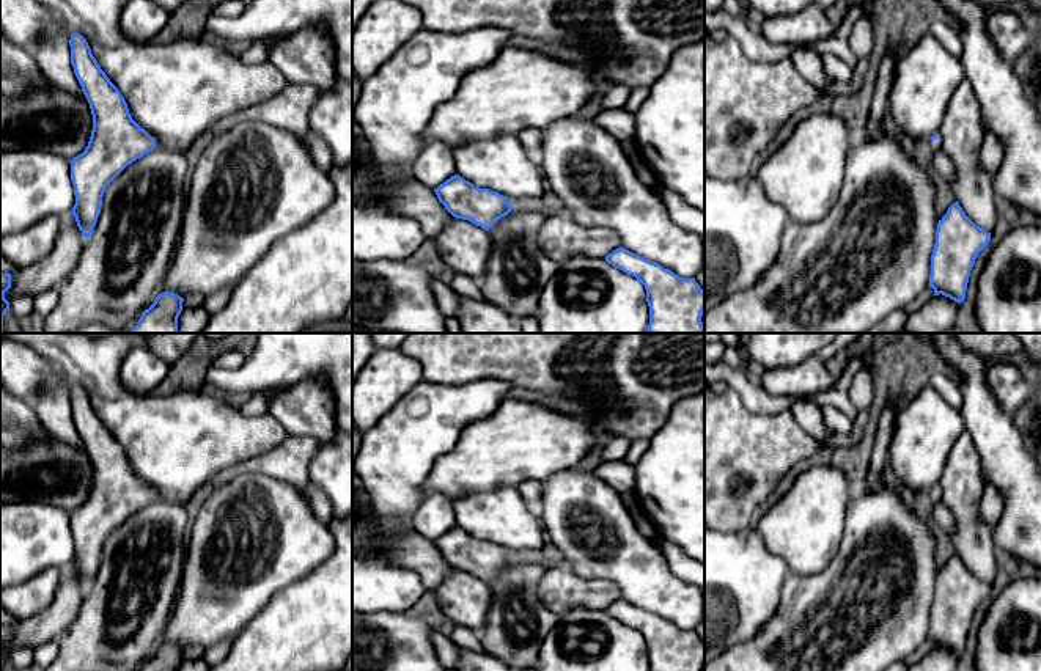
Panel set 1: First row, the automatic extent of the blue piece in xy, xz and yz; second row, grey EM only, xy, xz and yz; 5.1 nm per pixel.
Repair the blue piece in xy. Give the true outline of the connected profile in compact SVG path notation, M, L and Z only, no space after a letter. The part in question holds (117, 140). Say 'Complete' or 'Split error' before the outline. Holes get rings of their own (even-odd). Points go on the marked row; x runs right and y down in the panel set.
Complete. M72 33L69 46L74 74L93 115L88 146L69 160L75 195L71 212L88 239L107 185L127 165L153 151L156 140L132 119L124 97L97 64L86 39Z

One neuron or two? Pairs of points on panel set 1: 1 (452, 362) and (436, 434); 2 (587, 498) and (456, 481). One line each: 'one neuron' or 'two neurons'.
1: two neurons
2: two neurons

